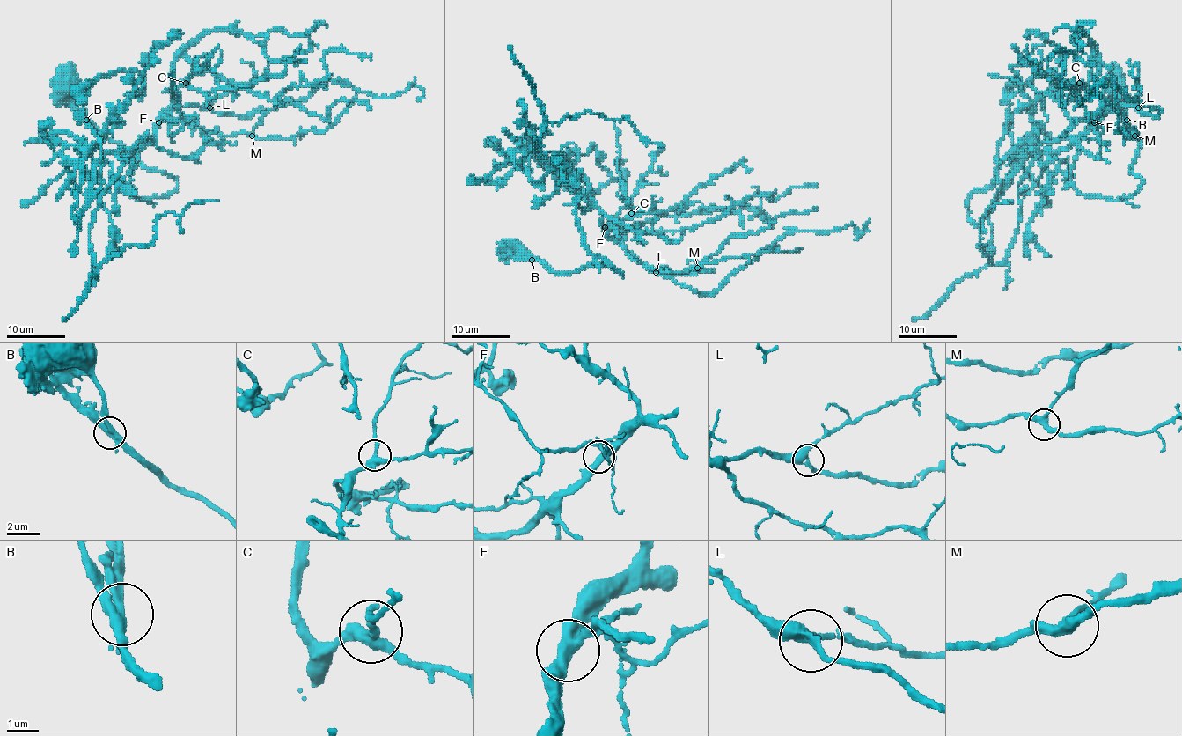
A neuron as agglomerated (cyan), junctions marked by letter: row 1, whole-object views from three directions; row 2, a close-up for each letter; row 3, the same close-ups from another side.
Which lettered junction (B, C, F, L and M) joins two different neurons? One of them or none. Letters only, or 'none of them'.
none of them

